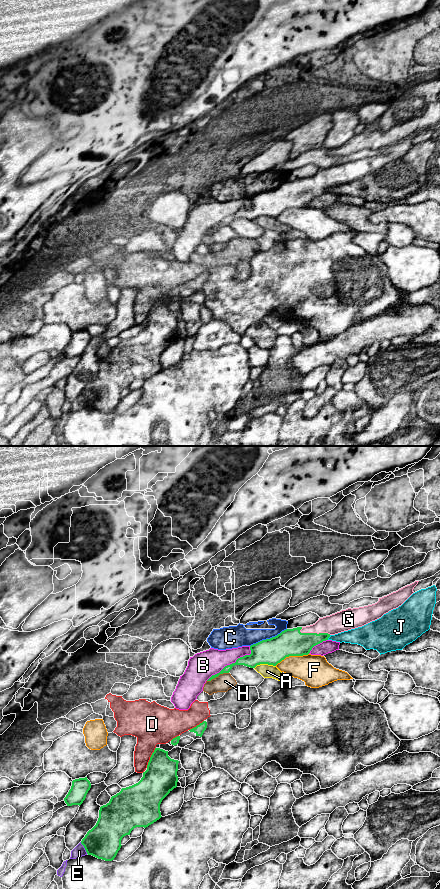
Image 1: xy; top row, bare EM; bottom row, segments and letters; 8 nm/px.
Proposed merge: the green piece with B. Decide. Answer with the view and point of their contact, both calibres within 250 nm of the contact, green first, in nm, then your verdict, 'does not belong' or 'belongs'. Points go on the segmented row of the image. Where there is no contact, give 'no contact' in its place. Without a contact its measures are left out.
xy (232, 663) | 180/220 nm | does not belong

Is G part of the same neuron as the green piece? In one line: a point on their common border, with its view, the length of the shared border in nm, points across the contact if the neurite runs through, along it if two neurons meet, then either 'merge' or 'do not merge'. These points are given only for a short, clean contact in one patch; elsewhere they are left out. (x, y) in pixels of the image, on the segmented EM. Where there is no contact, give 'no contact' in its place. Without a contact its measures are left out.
meets green in xy at (315, 633); contact 260 nm long; merge

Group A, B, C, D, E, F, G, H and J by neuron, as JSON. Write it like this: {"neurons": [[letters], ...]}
{"neurons": [["A"], ["B"], ["C"], ["D"], ["E"], ["F"], ["G"], ["H"], ["J"]]}

